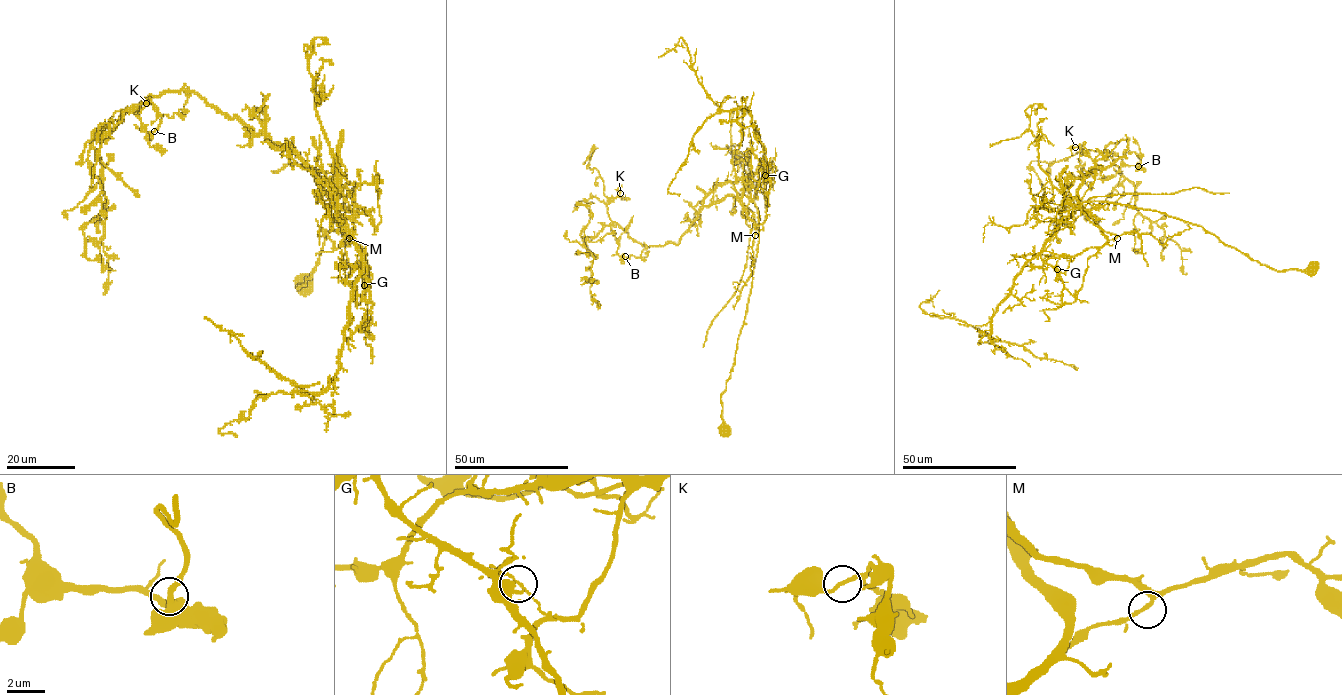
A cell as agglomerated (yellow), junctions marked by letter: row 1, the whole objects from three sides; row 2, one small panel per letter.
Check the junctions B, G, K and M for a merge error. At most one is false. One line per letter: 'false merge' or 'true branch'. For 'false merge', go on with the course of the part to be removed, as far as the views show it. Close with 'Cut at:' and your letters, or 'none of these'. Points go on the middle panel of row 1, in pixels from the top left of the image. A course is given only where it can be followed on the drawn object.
B: true branch
G: false merge; course (765, 175), (766, 219), (758, 225), (741, 203), (753, 214), (746, 267), (703, 347)
K: true branch
M: true branch
Cut at: G

